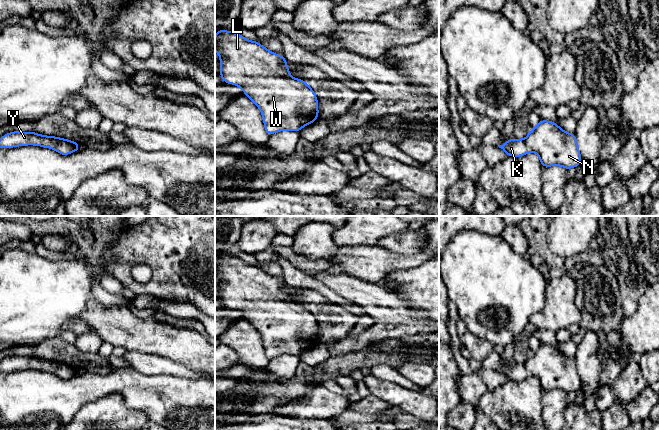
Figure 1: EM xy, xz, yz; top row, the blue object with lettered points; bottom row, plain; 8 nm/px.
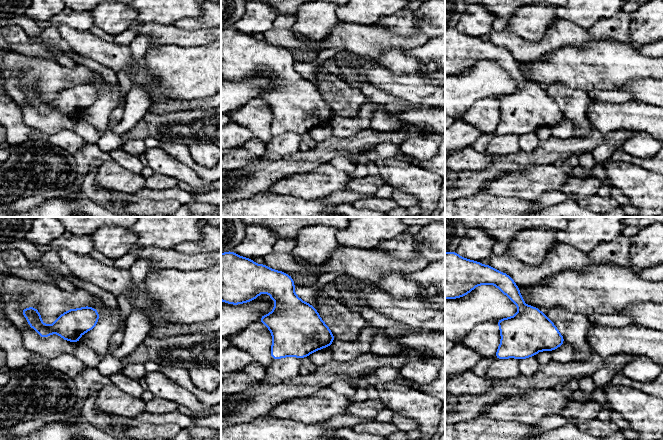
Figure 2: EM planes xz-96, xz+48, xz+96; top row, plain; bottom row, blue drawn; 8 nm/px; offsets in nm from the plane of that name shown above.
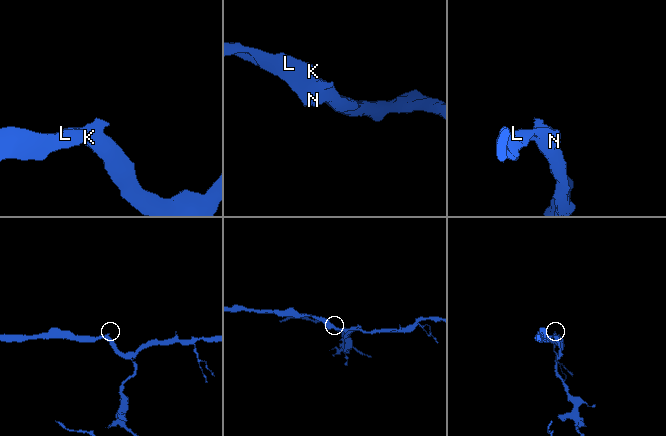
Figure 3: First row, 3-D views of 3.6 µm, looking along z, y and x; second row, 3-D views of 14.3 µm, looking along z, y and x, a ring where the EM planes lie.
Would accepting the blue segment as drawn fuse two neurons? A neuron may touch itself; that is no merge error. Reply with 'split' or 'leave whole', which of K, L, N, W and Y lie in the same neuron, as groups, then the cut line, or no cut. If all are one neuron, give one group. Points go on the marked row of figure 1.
leave whole; groups K L N W Y; cut none

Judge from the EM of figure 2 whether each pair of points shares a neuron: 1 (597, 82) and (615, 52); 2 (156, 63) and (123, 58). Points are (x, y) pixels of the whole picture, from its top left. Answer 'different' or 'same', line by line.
1: same
2: different

